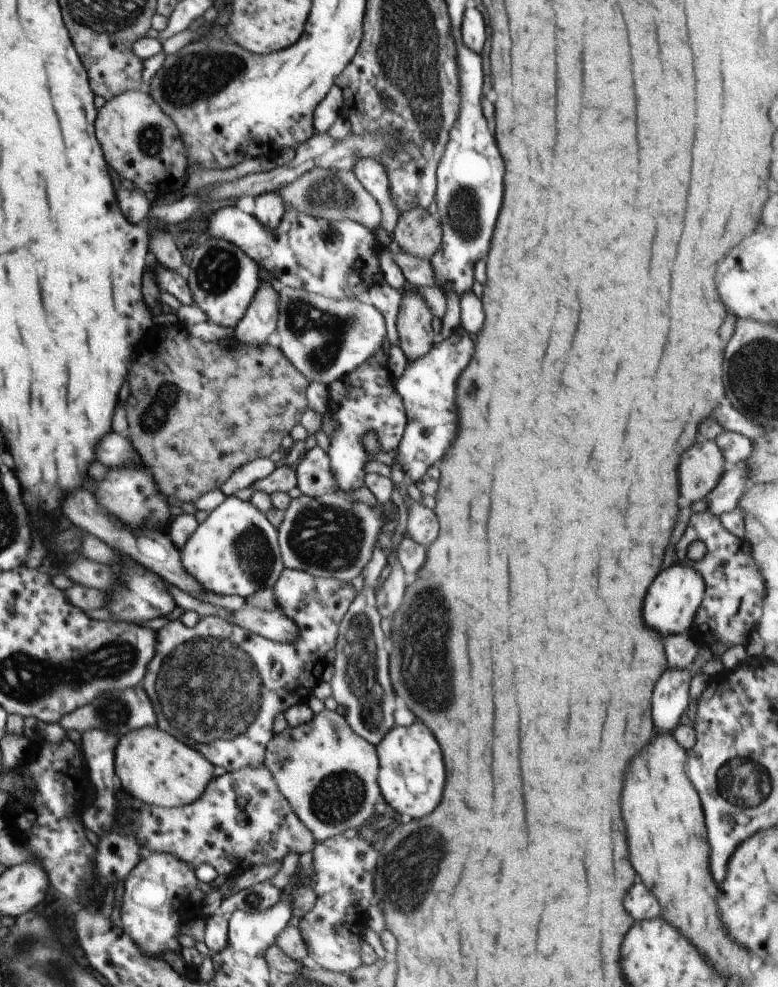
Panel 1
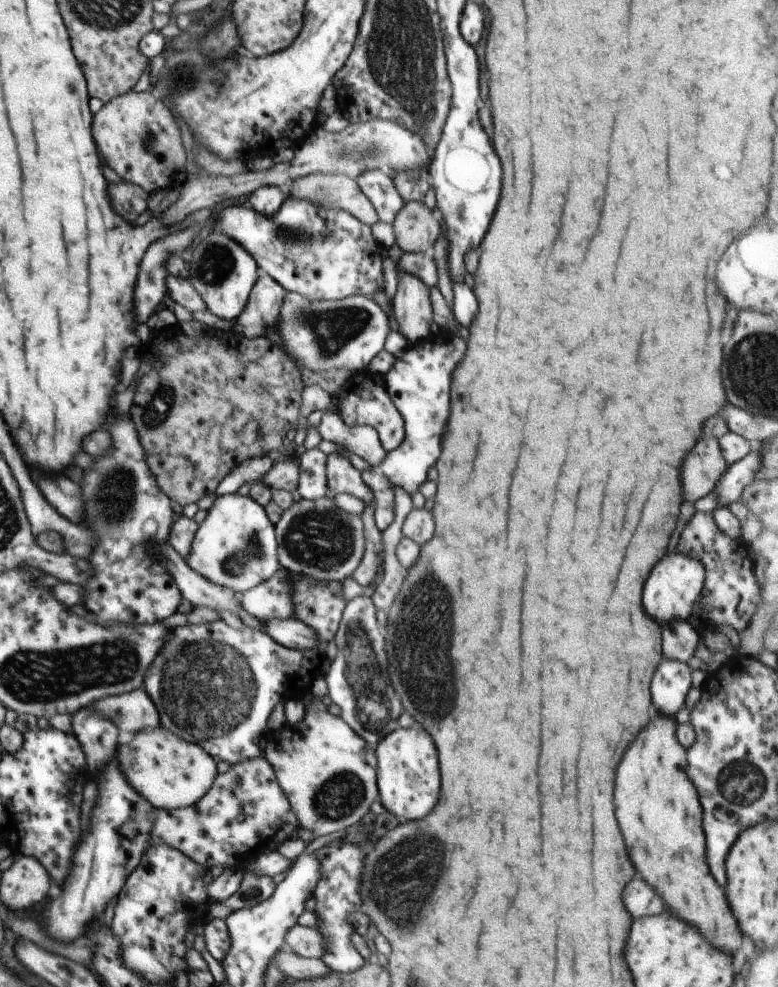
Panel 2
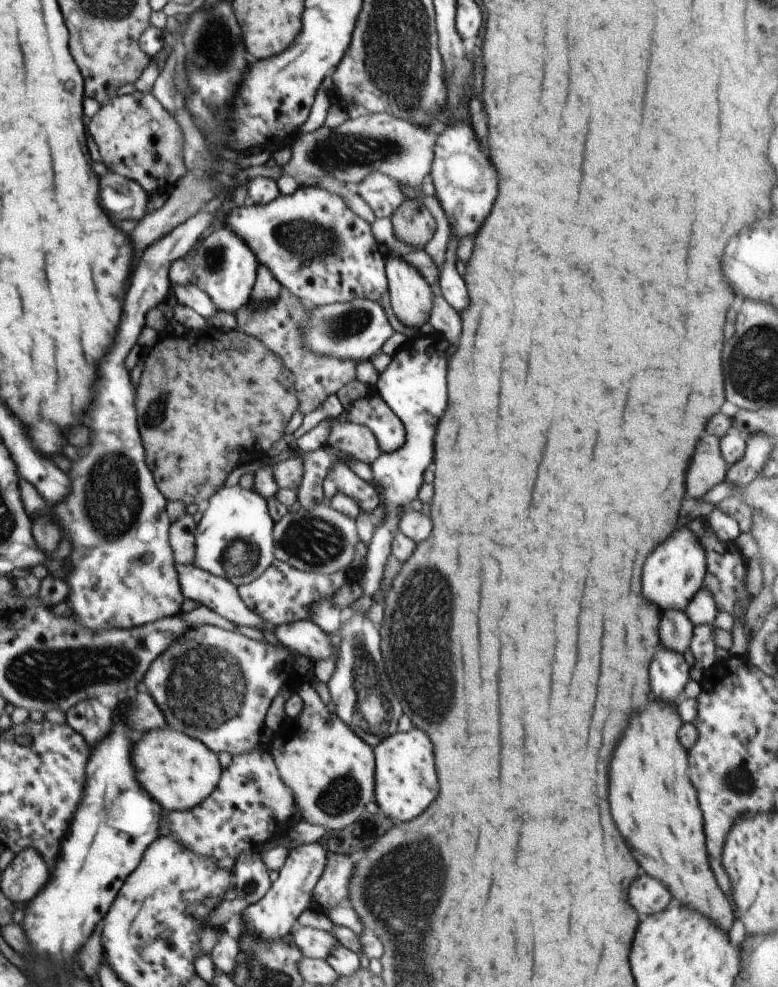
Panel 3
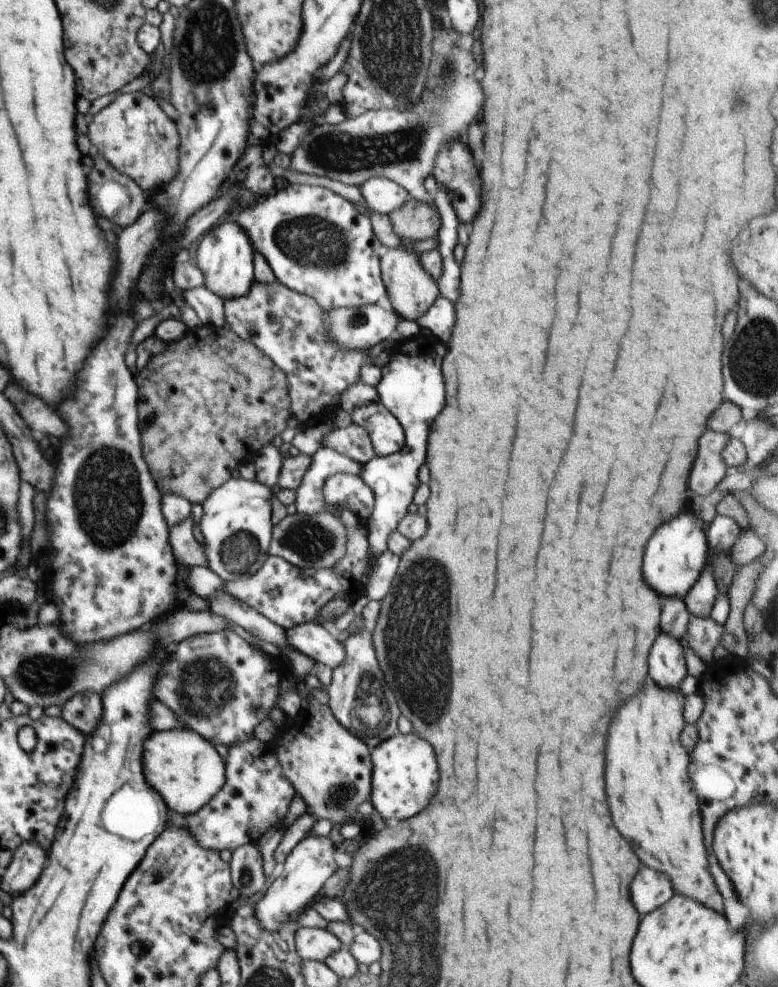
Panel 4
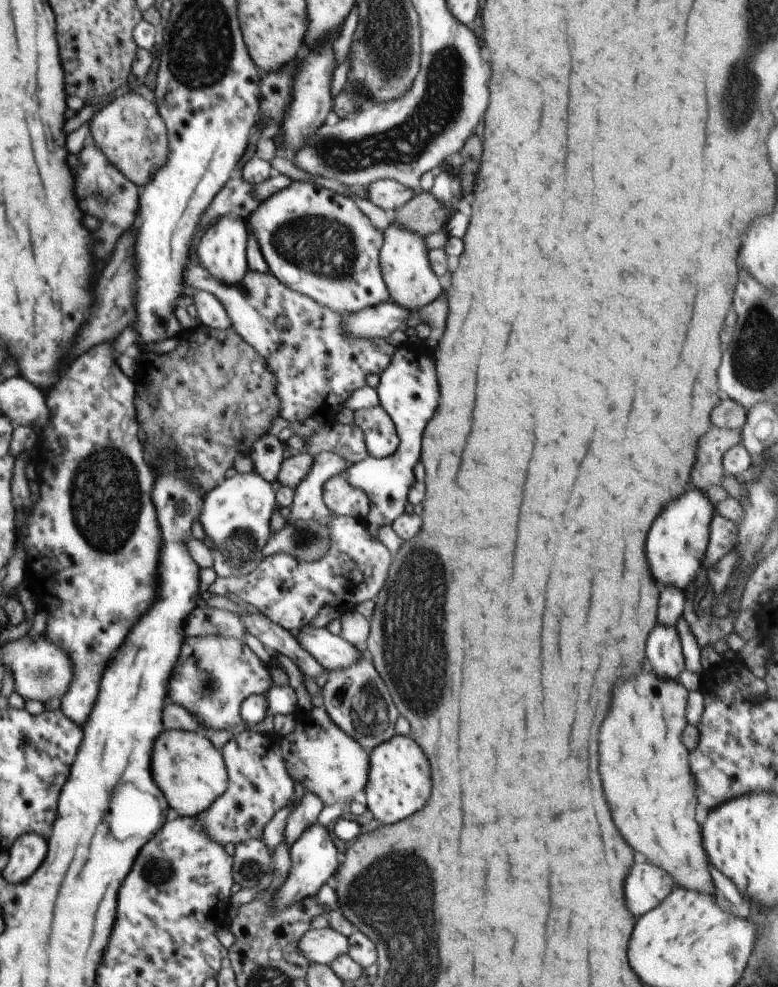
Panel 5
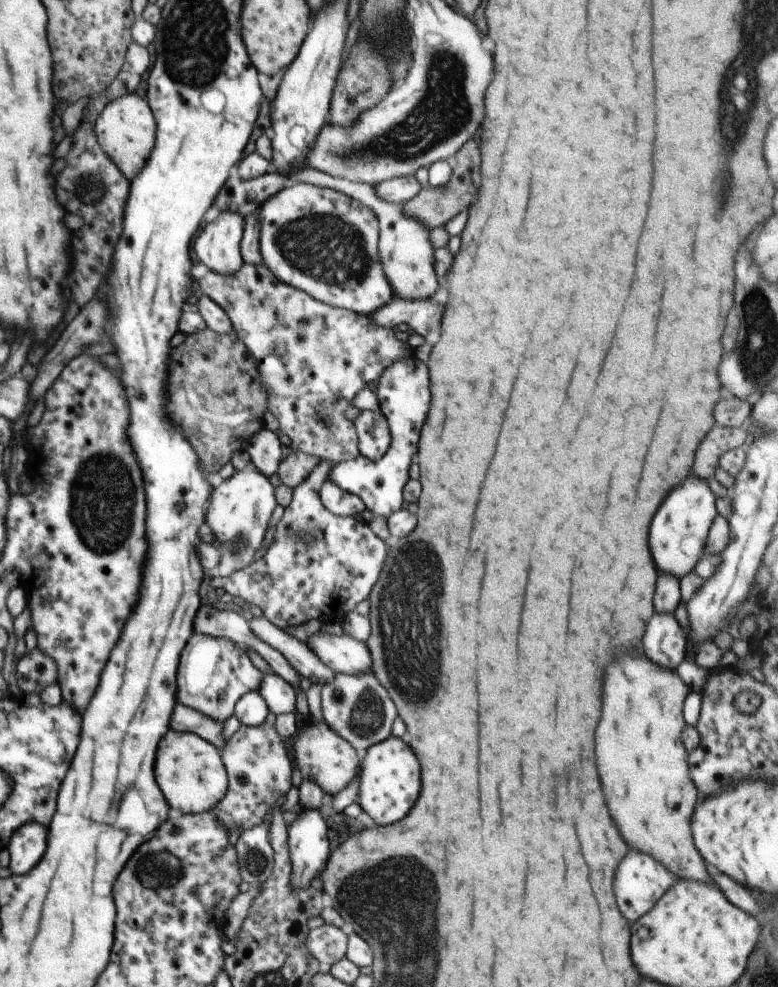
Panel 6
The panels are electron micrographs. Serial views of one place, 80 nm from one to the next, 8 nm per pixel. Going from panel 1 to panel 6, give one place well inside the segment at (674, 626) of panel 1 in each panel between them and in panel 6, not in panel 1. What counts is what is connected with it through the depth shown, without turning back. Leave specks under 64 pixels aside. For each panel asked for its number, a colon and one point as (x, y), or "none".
2: (672, 592)
3: (675, 572)
4: (677, 553)
5: (676, 548)
6: (678, 533)

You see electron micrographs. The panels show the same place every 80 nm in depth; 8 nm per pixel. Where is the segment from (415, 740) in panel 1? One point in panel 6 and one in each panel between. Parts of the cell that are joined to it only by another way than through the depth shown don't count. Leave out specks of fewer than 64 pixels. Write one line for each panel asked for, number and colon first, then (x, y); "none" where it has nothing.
2: (408, 777)
3: (406, 784)
4: (404, 776)
5: (398, 784)
6: (389, 777)

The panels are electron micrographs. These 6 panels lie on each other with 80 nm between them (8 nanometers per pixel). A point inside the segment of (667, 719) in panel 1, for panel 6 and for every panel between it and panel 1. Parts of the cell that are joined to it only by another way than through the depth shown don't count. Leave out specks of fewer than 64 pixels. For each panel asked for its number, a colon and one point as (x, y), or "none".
2: (672, 681)
3: (669, 672)
4: (667, 666)
5: (664, 650)
6: (665, 641)

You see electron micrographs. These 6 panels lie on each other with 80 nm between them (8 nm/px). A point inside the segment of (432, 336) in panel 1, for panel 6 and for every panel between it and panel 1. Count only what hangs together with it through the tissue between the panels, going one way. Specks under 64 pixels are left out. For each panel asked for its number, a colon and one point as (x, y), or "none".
2: (413, 311)
3: (411, 296)
4: (411, 290)
5: (406, 270)
6: (407, 256)

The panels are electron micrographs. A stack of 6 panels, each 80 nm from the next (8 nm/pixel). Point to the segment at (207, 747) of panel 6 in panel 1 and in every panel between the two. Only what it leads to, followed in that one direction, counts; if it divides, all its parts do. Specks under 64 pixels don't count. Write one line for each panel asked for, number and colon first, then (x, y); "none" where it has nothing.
1: (154, 768)
2: (171, 774)
3: (179, 773)
4: (186, 769)
5: (190, 771)

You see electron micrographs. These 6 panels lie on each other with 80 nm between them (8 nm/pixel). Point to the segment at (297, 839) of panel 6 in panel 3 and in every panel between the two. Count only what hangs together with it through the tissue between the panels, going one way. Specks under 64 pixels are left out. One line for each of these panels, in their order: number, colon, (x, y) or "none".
3: (274, 916)
4: (311, 863)
5: (314, 857)

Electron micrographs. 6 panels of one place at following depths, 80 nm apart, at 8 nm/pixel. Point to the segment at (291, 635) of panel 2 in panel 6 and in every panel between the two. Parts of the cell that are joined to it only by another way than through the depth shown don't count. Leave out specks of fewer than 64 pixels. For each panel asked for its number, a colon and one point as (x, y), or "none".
3: (305, 637)
4: (311, 639)
5: (332, 652)
6: (342, 654)

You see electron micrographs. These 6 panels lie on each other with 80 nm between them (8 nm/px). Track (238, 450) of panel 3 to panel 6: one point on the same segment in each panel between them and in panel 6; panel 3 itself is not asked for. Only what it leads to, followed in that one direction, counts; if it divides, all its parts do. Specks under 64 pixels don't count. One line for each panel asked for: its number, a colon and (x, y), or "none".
4: (211, 400)
5: (213, 397)
6: (219, 405)

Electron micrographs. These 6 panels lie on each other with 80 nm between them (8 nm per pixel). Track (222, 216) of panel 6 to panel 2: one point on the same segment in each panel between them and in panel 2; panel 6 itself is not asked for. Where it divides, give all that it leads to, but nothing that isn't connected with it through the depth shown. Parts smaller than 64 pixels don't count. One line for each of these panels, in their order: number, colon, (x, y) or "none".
2: (220, 270)
3: (225, 268)
4: (225, 255)
5: (222, 250)

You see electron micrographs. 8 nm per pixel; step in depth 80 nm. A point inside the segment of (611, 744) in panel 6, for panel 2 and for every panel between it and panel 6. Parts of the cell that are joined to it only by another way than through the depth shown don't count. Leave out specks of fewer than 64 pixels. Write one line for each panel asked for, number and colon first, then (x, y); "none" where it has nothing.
2: (658, 810)
3: (654, 805)
4: (653, 805)
5: (644, 765)

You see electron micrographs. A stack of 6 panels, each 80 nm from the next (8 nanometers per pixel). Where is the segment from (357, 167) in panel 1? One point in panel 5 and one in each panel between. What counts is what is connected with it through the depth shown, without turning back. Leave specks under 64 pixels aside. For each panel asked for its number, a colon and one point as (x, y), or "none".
2: (377, 185)
3: (383, 194)
4: (382, 195)
5: (390, 195)

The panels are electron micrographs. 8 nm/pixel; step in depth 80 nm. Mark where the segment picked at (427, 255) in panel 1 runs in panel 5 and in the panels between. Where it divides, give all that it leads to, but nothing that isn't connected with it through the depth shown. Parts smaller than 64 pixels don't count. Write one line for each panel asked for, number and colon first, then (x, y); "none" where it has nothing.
2: (417, 228)
3: (413, 223)
4: (416, 220)
5: (423, 213)

